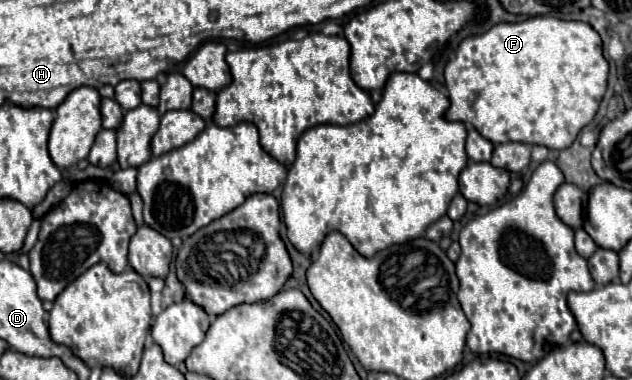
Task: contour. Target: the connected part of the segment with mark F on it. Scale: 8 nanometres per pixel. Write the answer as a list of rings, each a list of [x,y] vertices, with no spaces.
[[[531,17],[521,23],[497,23],[489,31],[465,37],[455,55],[445,65],[445,87],[449,91],[449,109],[445,119],[471,123],[491,143],[521,141],[545,145],[547,149],[567,149],[581,127],[593,121],[607,89],[609,63],[603,57],[601,37],[581,21],[563,21],[555,17]]]

